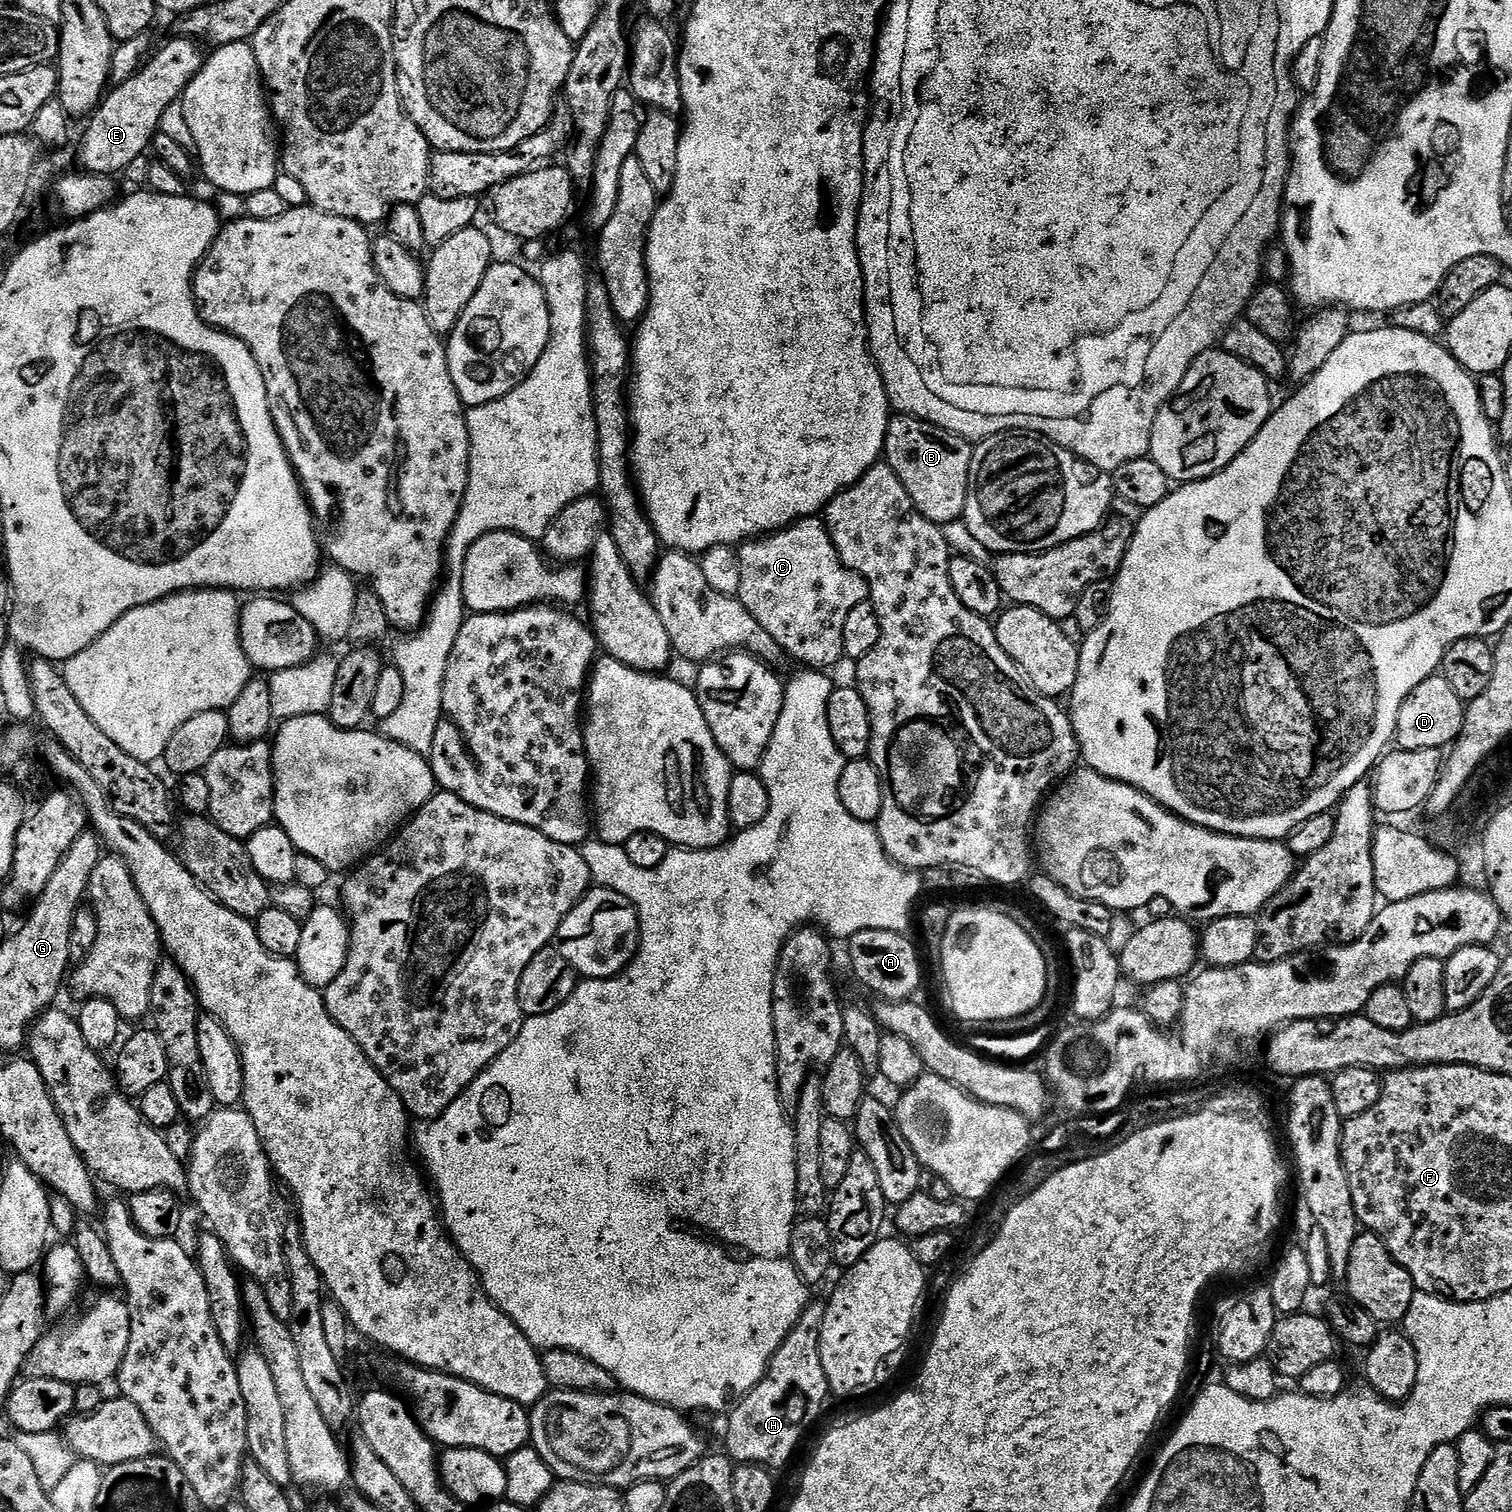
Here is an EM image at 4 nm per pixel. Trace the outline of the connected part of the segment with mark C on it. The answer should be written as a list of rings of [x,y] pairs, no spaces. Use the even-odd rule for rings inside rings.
[[[805,518],[795,524],[751,542],[739,545],[738,555],[741,568],[741,588],[738,599],[746,610],[774,638],[774,642],[785,657],[793,656],[798,663],[812,670],[832,670],[839,660],[845,659],[842,646],[842,630],[846,617],[854,606],[869,599],[868,584],[864,577],[850,570],[842,562],[827,527],[820,518]]]

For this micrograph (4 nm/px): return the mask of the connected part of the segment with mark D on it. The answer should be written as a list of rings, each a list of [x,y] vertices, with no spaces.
[[[1443,674],[1426,678],[1426,682],[1414,686],[1414,690],[1398,710],[1395,747],[1402,752],[1447,749],[1460,737],[1460,731],[1464,725],[1465,707],[1465,701],[1460,700],[1458,694],[1454,694],[1450,682],[1446,682]]]

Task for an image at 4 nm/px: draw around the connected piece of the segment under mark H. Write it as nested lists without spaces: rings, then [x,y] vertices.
[[[809,1303],[794,1330],[790,1330],[782,1346],[772,1355],[764,1377],[731,1409],[726,1452],[736,1464],[786,1463],[795,1454],[808,1424],[819,1418],[824,1403],[830,1400],[820,1353],[823,1317],[824,1304]]]

